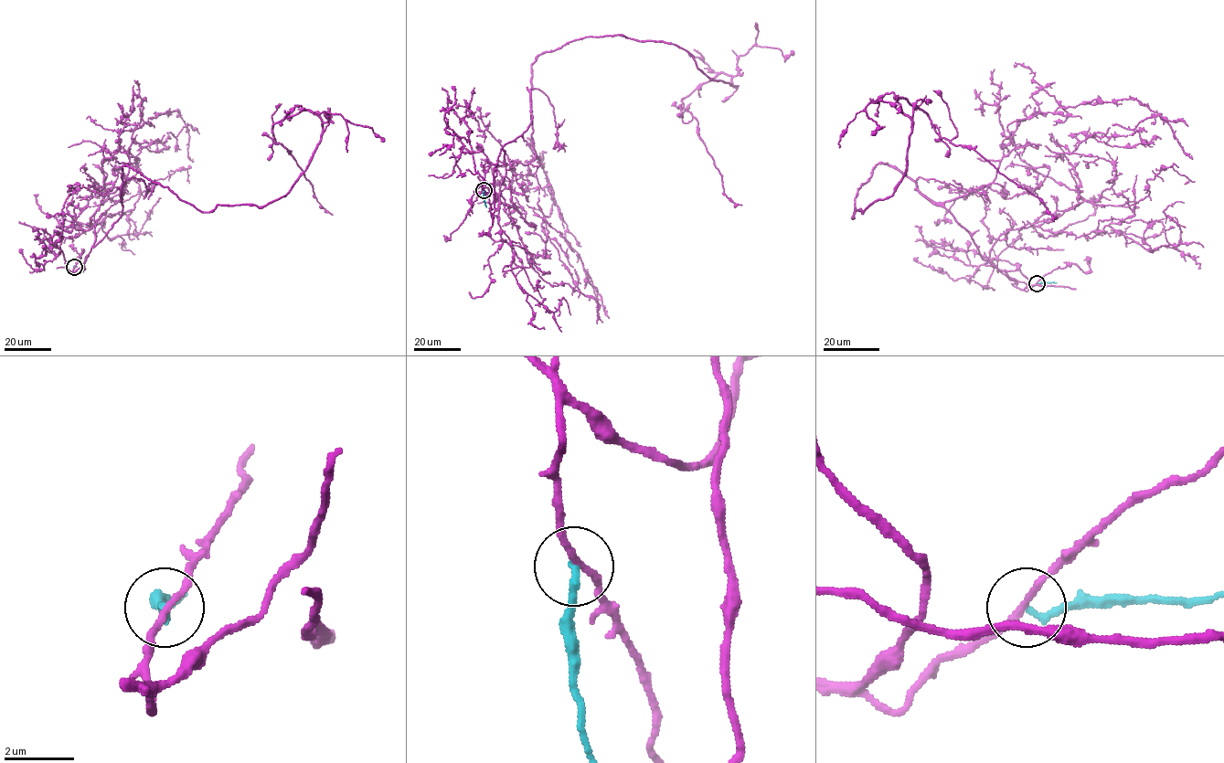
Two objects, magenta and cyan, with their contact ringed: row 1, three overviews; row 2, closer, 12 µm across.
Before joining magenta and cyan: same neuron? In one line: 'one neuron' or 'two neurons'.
two neurons

